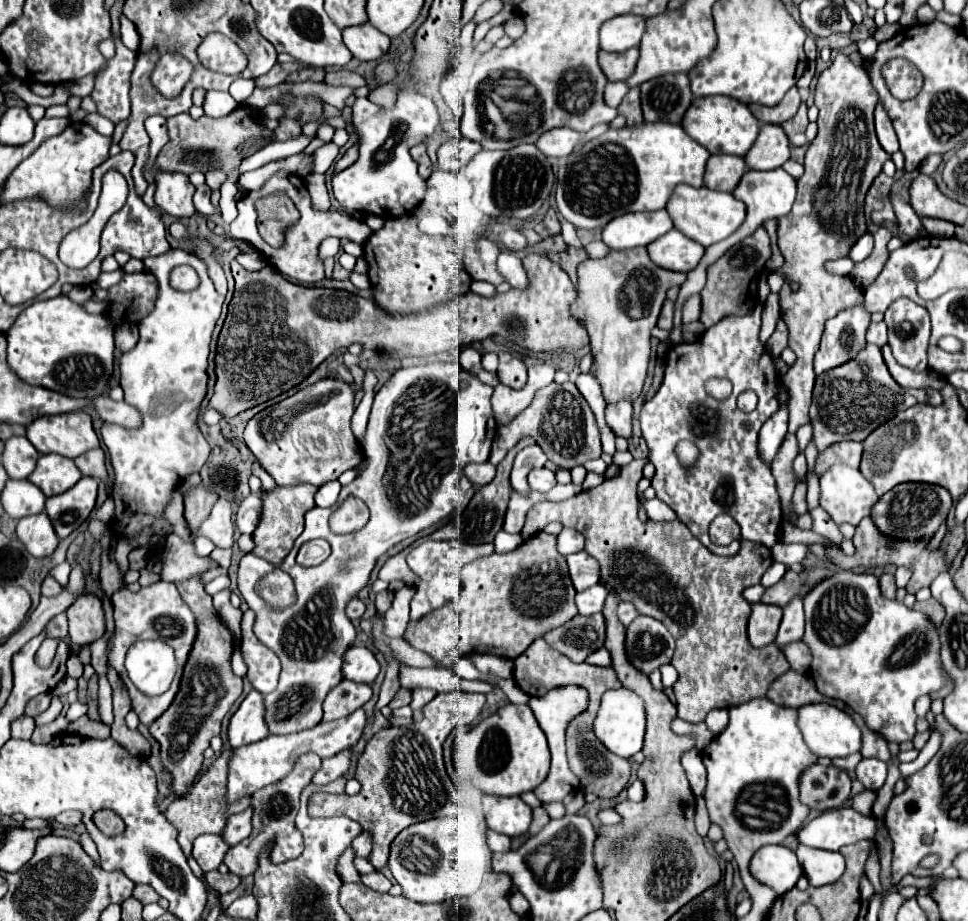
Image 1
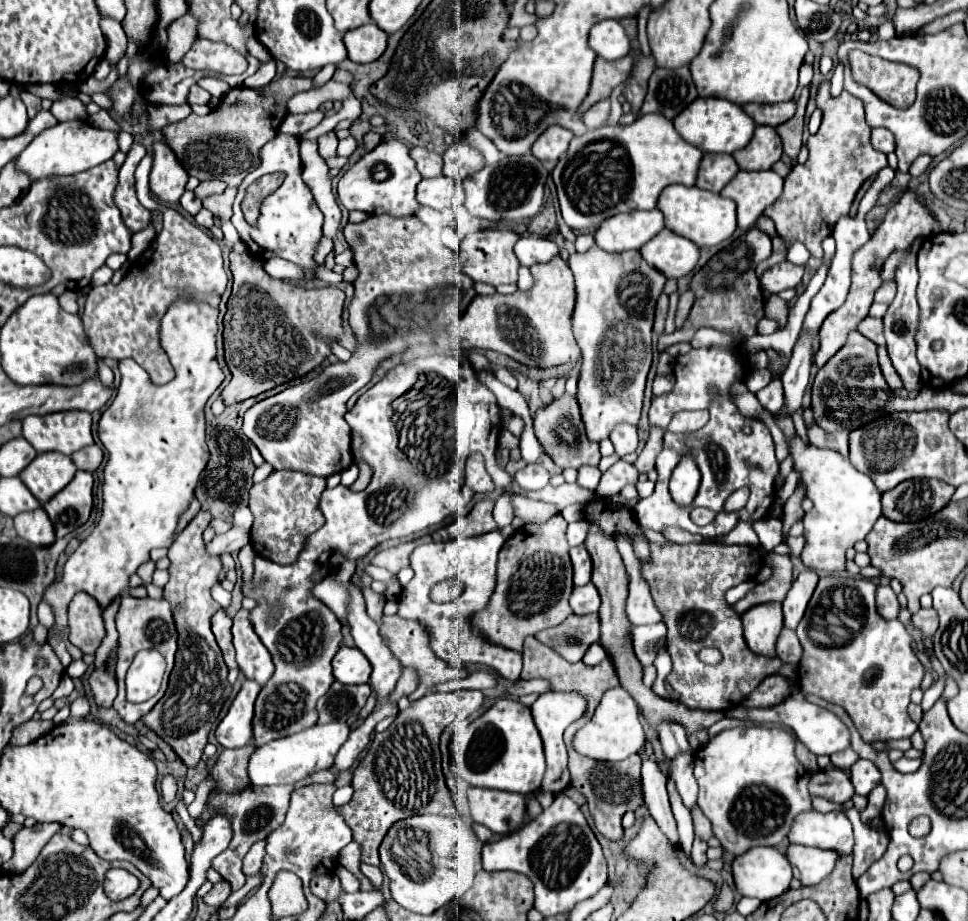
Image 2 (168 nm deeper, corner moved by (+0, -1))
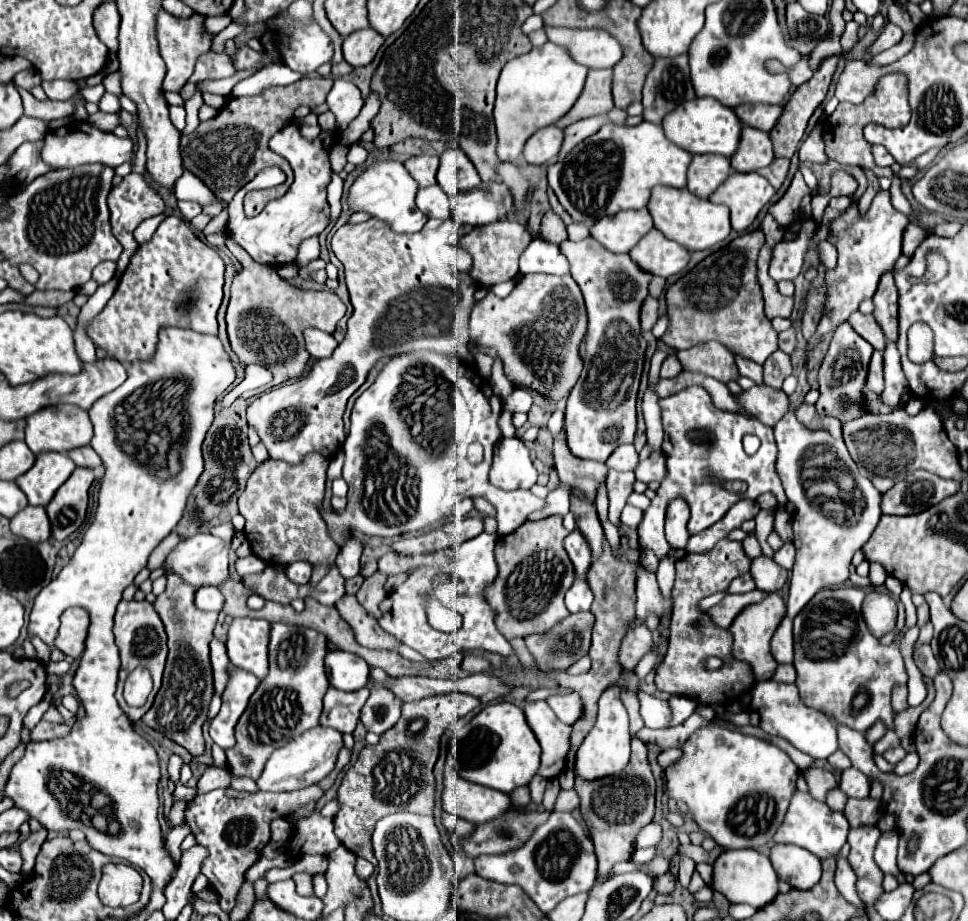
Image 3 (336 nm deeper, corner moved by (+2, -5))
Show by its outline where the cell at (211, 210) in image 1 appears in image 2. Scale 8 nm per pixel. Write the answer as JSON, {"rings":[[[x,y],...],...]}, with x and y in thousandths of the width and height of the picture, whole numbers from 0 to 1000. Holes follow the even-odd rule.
{"rings":[[[191,208],[189,213],[187,213],[187,224],[189,224],[189,228],[193,228],[197,235],[201,235],[210,224],[208,224],[208,217],[206,215],[201,215],[201,211],[199,208]]]}

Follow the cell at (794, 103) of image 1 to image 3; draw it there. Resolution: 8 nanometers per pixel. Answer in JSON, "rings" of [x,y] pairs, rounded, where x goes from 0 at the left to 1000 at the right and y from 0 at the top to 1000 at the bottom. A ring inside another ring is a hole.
{"rings":[[[768,113],[759,117],[759,124],[763,126],[763,130],[776,139],[794,143],[799,141],[799,137],[803,135],[805,126],[809,124],[809,115],[776,115],[776,113]]]}

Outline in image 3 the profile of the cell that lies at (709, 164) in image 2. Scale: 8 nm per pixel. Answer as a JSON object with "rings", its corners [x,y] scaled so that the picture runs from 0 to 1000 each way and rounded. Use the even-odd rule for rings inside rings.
{"rings":[[[741,167],[716,169],[710,187],[710,206],[714,206],[722,215],[732,215],[751,195],[753,189],[755,189],[753,172]]]}

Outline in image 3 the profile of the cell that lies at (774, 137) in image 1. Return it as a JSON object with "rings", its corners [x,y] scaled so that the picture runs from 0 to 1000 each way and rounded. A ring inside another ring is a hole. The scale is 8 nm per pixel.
{"rings":[[[770,137],[765,143],[763,161],[755,169],[755,180],[761,187],[780,187],[796,178],[799,172],[801,167],[799,167],[799,156],[794,152],[794,145],[788,141]]]}

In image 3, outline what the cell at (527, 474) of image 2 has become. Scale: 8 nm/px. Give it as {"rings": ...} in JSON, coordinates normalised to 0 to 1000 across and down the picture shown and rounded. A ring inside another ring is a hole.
{"rings":[[[520,476],[511,484],[505,519],[520,532],[549,530],[555,526],[555,510],[536,476]]]}

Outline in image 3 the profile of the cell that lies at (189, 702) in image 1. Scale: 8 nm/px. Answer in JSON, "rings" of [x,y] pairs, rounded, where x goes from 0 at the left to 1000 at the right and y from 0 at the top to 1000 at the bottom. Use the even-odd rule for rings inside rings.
{"rings":[[[173,621],[173,638],[160,651],[160,662],[166,669],[173,691],[174,712],[168,745],[160,756],[160,764],[148,777],[148,784],[189,810],[197,821],[208,821],[212,817],[210,786],[214,784],[216,764],[222,754],[220,727],[216,717],[216,697],[220,693],[220,682],[224,675],[224,664],[210,664],[201,658],[201,636],[191,634],[181,621]]]}

